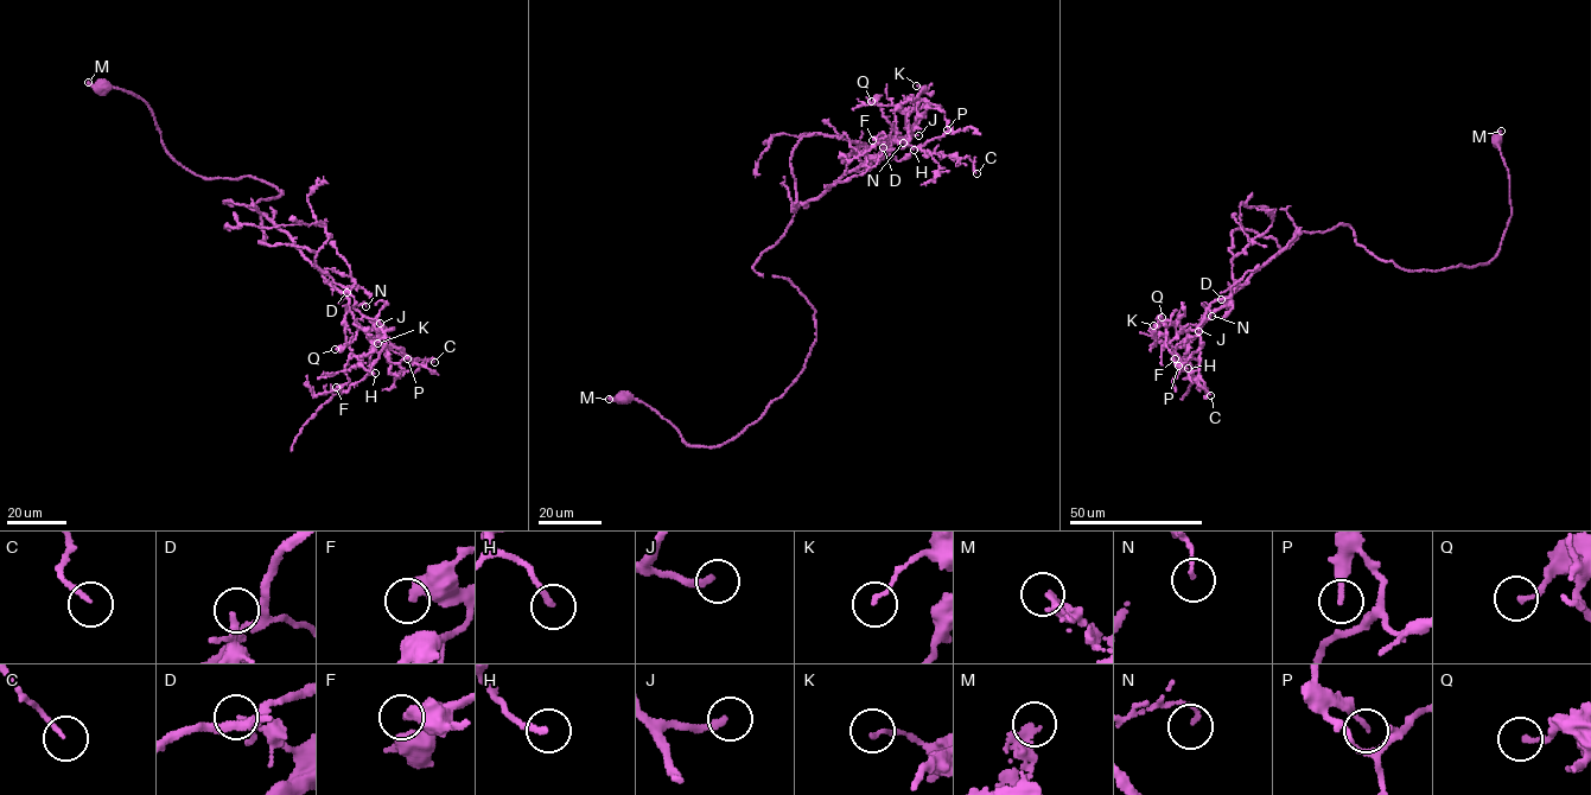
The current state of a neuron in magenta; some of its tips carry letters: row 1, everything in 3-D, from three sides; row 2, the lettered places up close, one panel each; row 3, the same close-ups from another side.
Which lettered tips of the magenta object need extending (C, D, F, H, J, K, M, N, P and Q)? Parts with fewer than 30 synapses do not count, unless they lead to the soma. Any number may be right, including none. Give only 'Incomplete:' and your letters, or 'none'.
Incomplete: J

